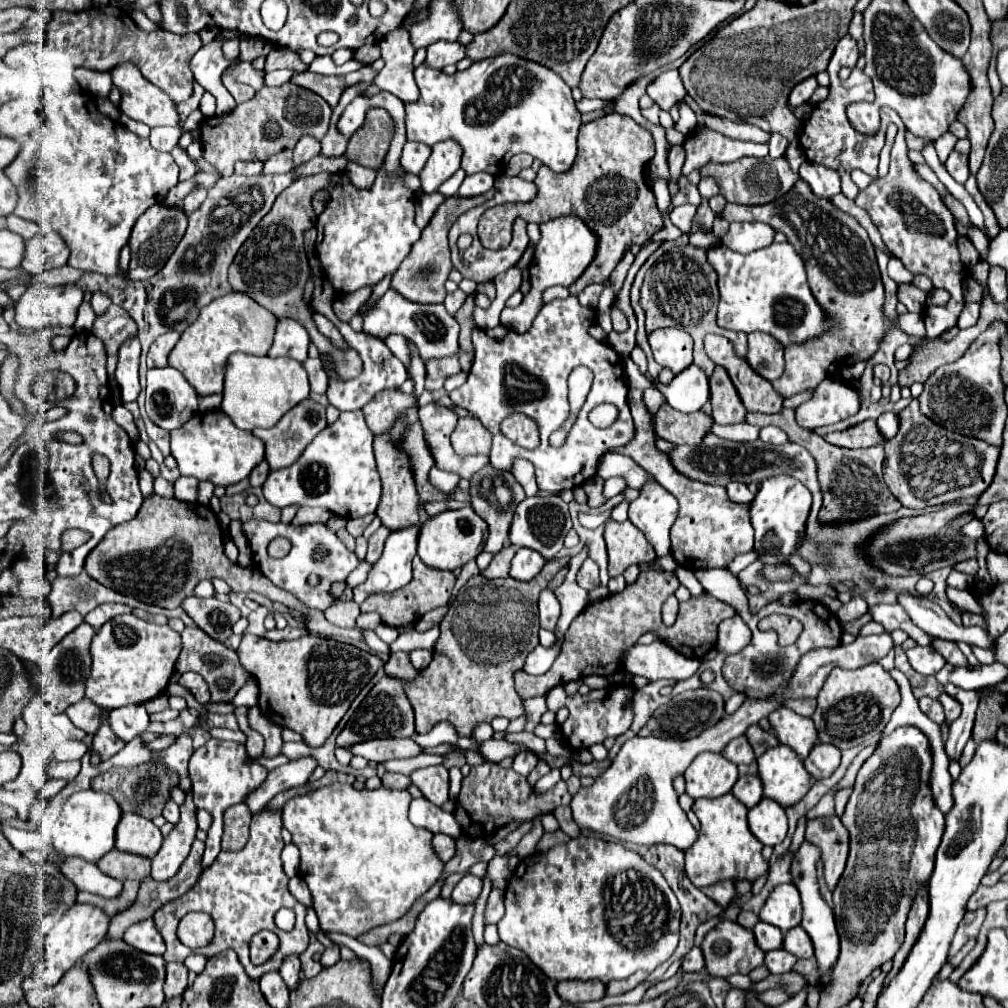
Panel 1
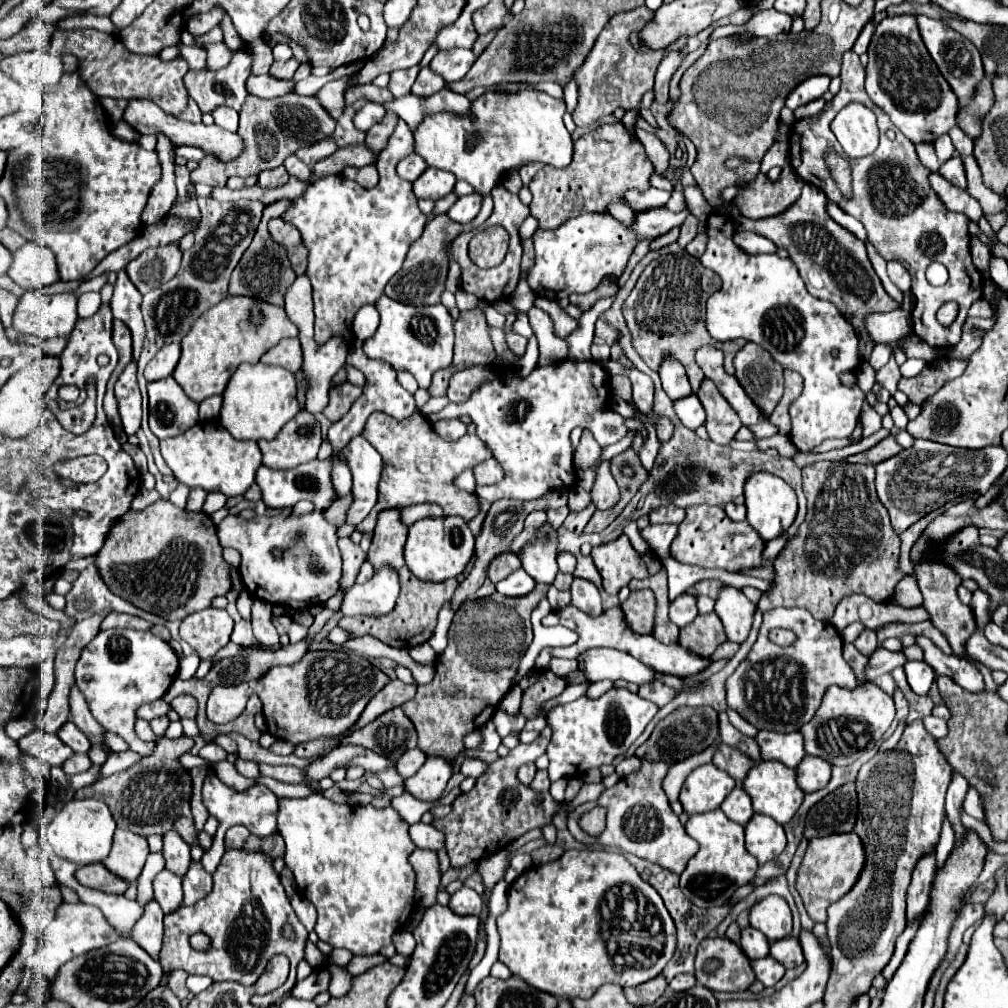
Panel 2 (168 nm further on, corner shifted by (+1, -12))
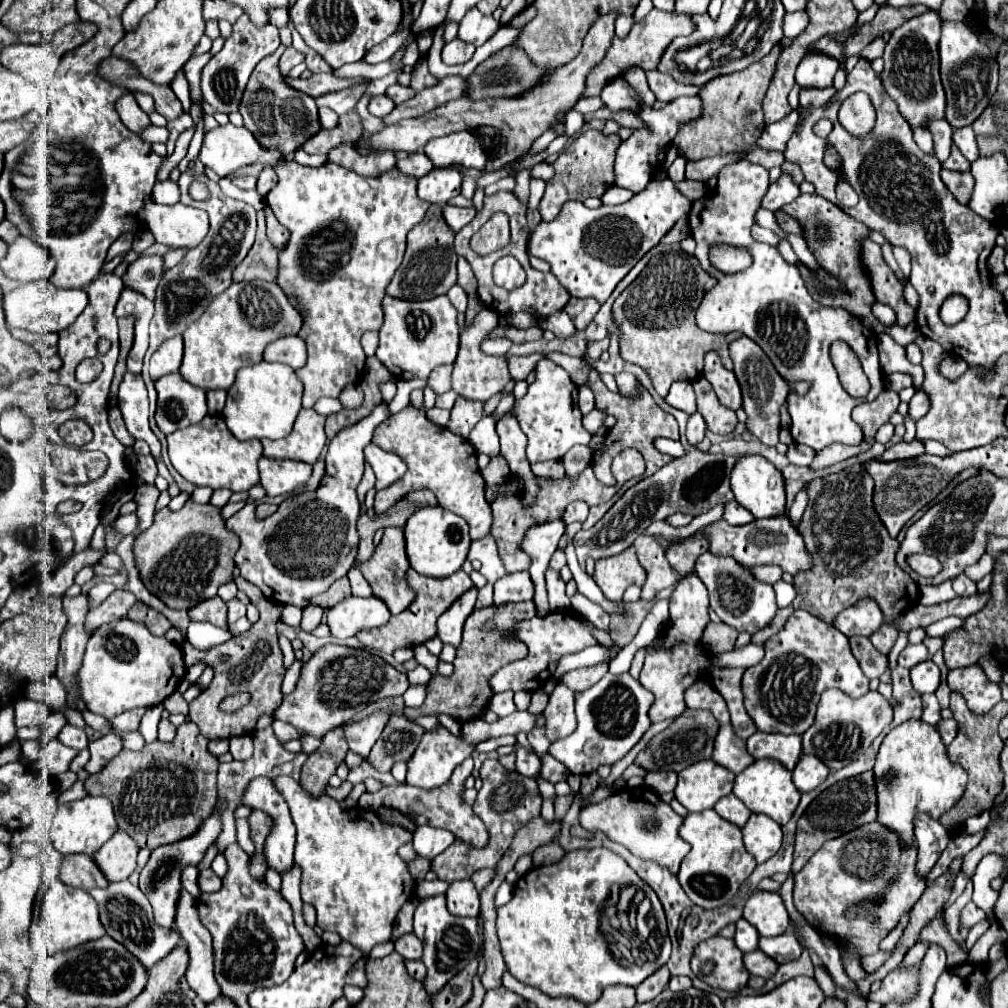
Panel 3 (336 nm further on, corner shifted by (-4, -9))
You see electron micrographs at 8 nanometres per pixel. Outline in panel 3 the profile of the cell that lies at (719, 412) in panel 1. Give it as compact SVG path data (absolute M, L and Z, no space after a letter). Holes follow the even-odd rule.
M698 377L692 385L698 397L698 411L702 413L708 429L718 435L730 435L738 423L736 413L730 411L728 407L722 407L706 377Z

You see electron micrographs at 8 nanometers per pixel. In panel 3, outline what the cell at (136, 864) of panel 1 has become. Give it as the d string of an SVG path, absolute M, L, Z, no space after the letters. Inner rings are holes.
M70 855L64 859L60 869L60 879L70 885L84 891L90 891L94 887L108 887L110 881L104 877L100 867L90 855Z

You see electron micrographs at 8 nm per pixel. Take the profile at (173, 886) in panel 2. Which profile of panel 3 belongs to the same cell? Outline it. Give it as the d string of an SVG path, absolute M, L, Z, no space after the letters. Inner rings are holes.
M182 889L182 895L178 897L174 925L186 941L190 953L190 965L186 971L188 985L204 1003L210 1003L220 995L220 987L212 971L212 937L198 919L196 899L186 889Z

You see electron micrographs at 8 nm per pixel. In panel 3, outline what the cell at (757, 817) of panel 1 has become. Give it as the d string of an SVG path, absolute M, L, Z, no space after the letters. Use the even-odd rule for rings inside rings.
M752 815L742 829L746 851L754 855L758 863L764 863L782 845L782 827L766 815Z

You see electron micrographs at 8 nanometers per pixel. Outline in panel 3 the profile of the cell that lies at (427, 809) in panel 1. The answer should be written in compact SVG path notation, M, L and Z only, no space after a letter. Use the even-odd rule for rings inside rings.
M416 827L412 843L414 843L414 849L420 857L434 859L452 841L454 841L454 835L450 835L450 831L442 831L436 827Z

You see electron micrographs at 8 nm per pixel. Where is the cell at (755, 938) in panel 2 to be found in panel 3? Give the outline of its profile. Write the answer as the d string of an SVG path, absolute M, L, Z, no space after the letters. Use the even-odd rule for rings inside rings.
M738 919L736 921L736 947L742 953L750 953L758 949L758 931L754 925L750 925L746 919Z

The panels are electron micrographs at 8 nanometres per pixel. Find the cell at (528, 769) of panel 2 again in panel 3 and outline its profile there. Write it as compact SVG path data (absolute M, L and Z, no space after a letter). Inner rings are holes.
M518 747L516 749L516 771L520 775L536 777L540 773L540 767L542 767L542 763L540 763L540 757L538 755L526 751L524 747Z

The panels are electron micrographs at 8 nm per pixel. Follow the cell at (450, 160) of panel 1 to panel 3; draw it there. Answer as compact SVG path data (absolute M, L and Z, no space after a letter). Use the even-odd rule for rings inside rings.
M434 167L428 175L418 179L418 197L442 207L460 193L460 183L462 175L456 169Z

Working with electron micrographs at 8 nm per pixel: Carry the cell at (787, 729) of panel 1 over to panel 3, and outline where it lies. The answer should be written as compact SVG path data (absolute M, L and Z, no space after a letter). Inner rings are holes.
M756 731L748 741L748 751L756 759L776 759L786 769L792 769L802 755L800 735L778 735Z

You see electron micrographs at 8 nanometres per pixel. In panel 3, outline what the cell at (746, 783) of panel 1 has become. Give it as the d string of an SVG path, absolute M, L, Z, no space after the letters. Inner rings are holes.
M726 795L726 797L722 797L718 803L716 803L716 807L714 807L724 819L728 819L730 823L734 823L734 825L738 825L738 827L744 827L746 825L746 821L750 819L750 809L736 797L736 795Z

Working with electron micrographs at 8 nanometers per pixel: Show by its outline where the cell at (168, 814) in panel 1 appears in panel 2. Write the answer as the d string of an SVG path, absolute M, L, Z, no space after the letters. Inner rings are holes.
M165 834L161 852L165 858L165 868L169 872L173 872L175 876L183 878L191 864L189 846L185 846L185 842L181 842L181 838L177 838L177 834Z

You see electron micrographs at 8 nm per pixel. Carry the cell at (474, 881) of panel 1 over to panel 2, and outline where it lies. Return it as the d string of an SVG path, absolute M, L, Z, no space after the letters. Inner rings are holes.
M463 886L463 888L459 888L455 894L451 894L451 898L449 898L449 908L455 912L455 914L461 914L461 916L467 916L467 914L473 914L473 916L477 916L479 912L481 912L481 896L475 892L475 890L471 890L471 888L467 888L467 886Z

